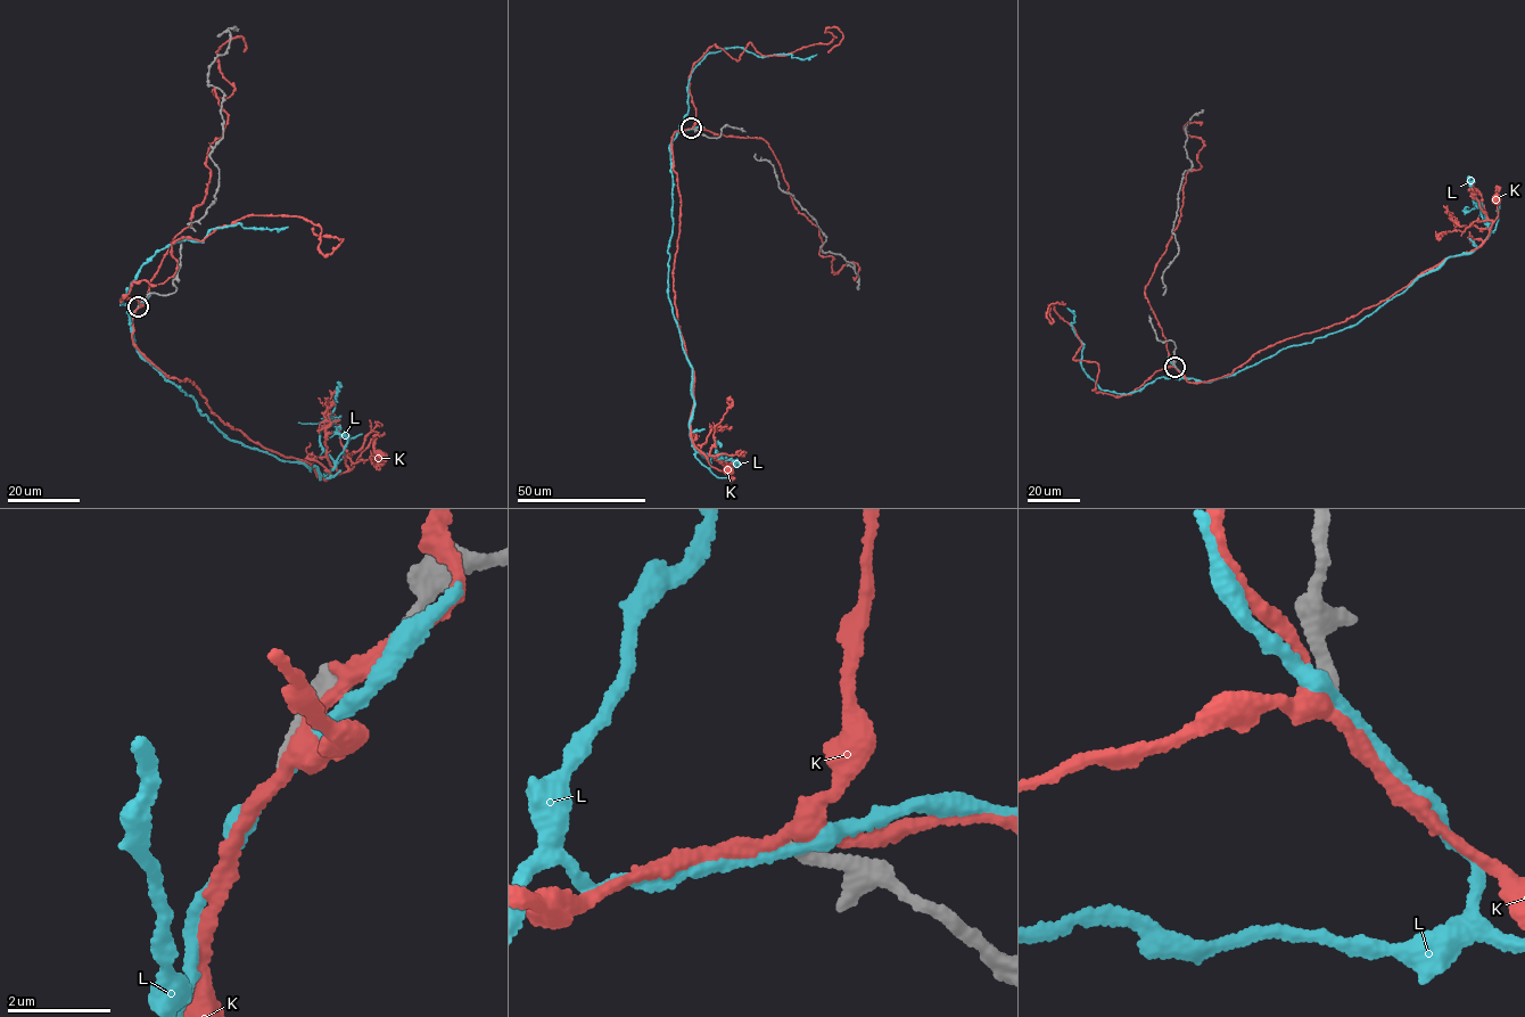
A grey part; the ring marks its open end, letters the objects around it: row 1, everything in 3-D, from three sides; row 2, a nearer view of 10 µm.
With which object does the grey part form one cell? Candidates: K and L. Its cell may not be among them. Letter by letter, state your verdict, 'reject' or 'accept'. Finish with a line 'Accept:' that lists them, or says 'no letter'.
K: reject
L: reject
Accept: no letter

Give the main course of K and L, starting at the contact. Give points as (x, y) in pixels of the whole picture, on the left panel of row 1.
K: (138, 308), (132, 336), (141, 353), (190, 380), (252, 442), (324, 481), (353, 467), (372, 439), (379, 457)
L: (138, 306), (138, 351), (200, 413), (232, 441), (315, 467), (321, 480), (334, 467), (320, 434), (337, 382)

